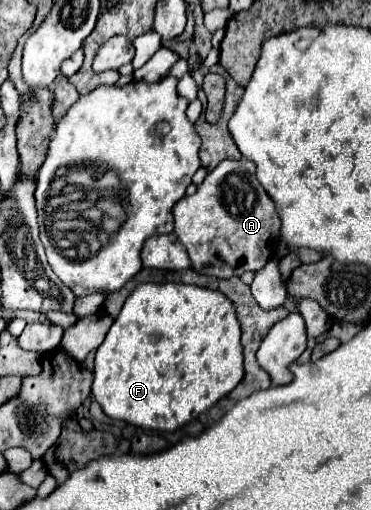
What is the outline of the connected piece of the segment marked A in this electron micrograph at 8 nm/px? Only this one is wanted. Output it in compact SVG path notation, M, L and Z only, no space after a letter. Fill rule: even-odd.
M222 160L214 172L210 172L192 196L184 196L174 206L174 234L186 246L192 260L192 268L200 274L214 278L242 276L252 270L258 272L274 256L280 238L280 218L274 210L274 202L264 192L262 184L256 180L254 162L242 160Z

